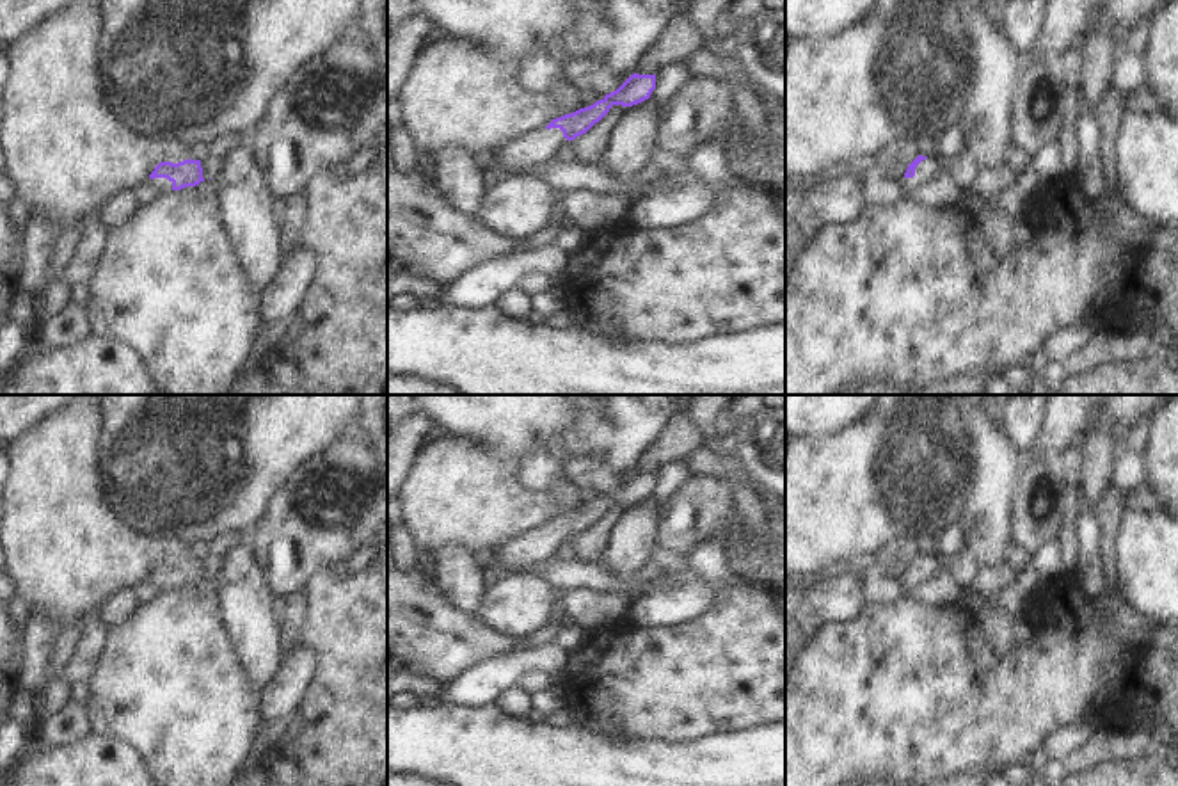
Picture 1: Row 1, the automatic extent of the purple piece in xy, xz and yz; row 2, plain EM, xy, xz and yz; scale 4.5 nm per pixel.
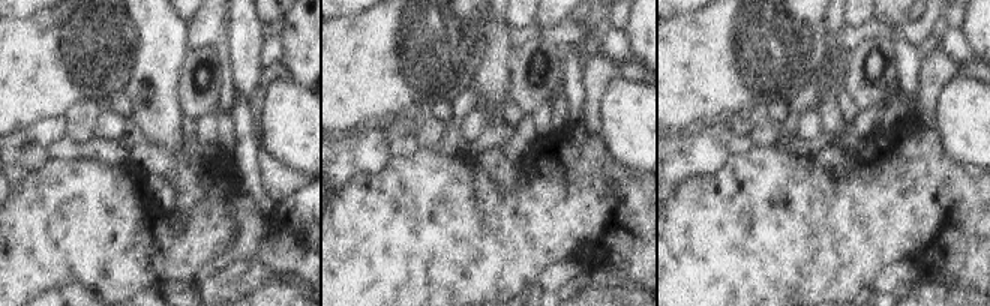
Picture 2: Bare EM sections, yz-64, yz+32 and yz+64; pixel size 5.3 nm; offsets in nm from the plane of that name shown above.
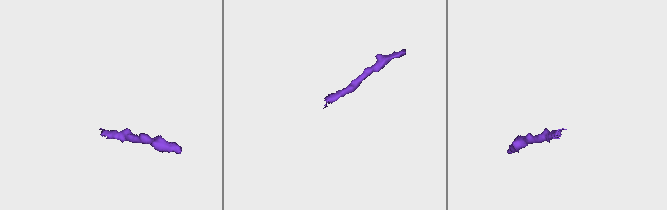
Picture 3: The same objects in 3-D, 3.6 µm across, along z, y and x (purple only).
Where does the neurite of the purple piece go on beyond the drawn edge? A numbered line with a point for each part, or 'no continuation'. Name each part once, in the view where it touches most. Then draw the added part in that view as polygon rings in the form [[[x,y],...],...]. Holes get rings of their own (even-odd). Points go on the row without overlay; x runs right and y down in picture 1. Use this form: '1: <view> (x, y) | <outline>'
1: yz (933, 582) | [[[926,557],[922,558],[913,576],[901,578],[901,592],[895,596],[915,596],[929,605],[958,605],[965,589],[954,580],[951,558]]]

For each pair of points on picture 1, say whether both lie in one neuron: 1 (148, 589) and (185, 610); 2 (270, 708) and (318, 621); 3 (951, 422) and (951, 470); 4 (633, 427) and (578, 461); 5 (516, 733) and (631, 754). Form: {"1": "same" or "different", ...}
{"1": "different", "2": "different", "3": "same", "4": "same", "5": "same"}

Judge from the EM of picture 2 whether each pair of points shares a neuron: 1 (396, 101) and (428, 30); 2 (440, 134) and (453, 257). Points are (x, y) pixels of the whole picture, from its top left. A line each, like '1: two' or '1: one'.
1: one
2: two

